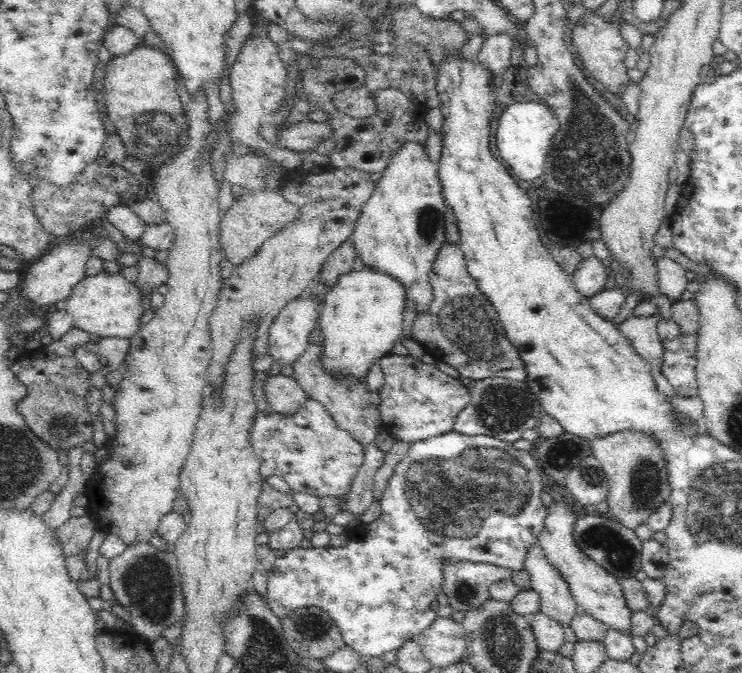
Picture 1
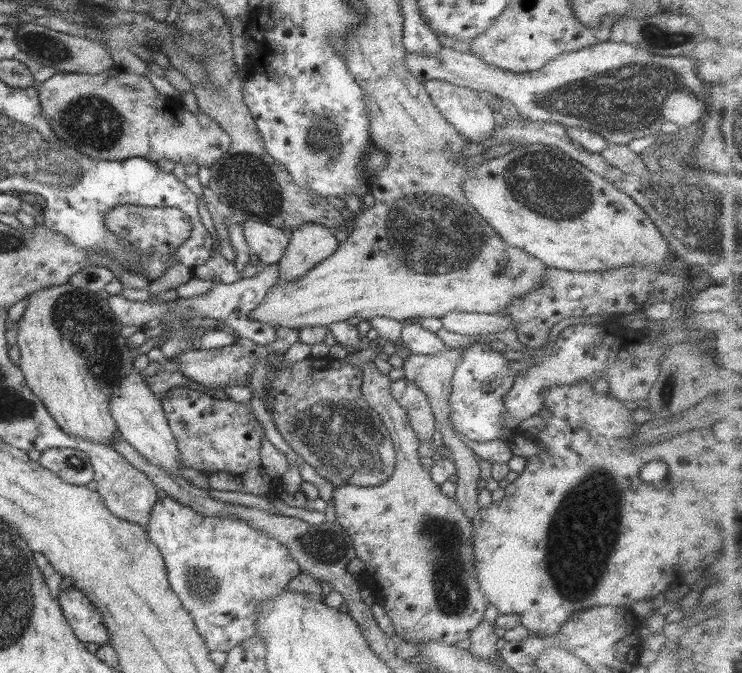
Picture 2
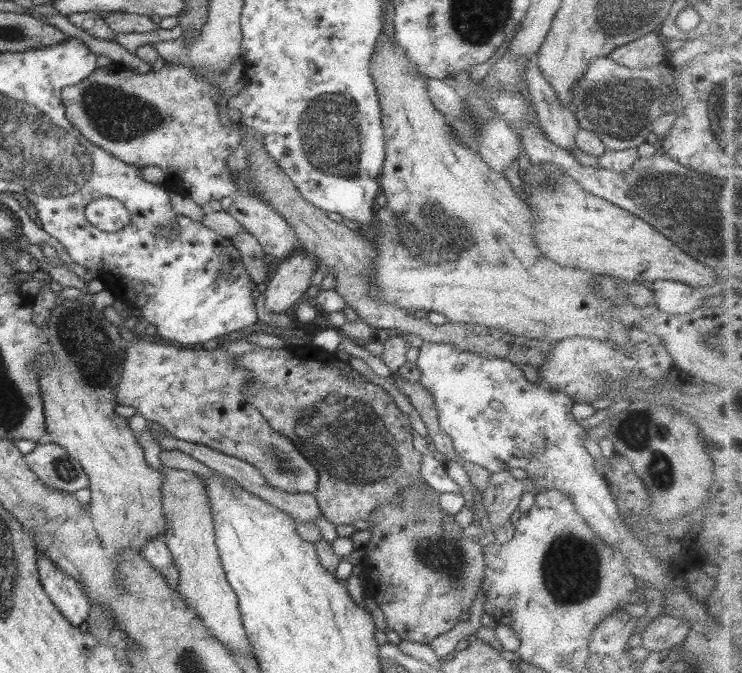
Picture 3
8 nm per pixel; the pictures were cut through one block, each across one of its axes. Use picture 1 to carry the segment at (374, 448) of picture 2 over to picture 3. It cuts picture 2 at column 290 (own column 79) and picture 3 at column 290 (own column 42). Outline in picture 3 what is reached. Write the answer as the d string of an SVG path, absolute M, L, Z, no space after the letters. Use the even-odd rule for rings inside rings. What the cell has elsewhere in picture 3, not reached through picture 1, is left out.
M314 344L308 349L286 346L245 352L235 361L251 374L251 385L243 392L245 402L260 412L272 430L291 440L316 469L315 499L321 514L332 524L350 525L353 520L366 521L376 507L412 487L423 490L419 500L421 505L431 503L429 490L432 488L421 478L423 455L412 444L414 431L408 416L398 409L388 391L355 371L340 353L329 353Z

